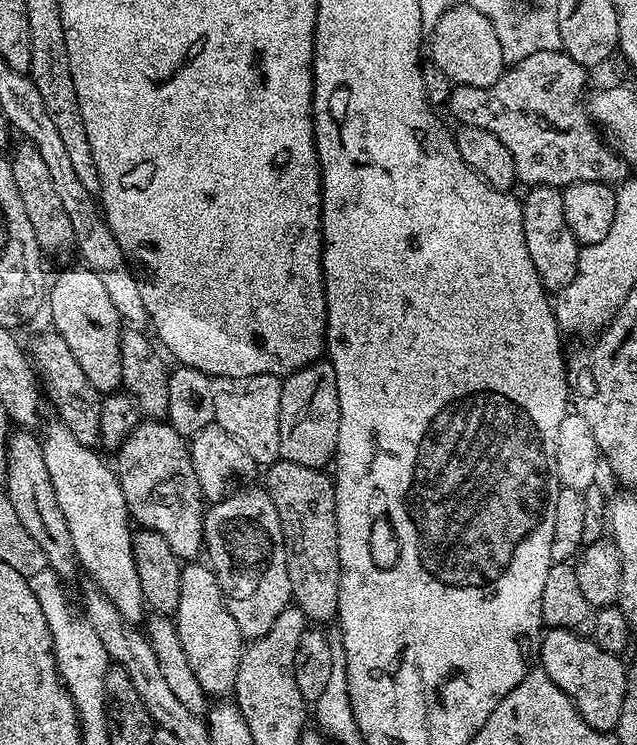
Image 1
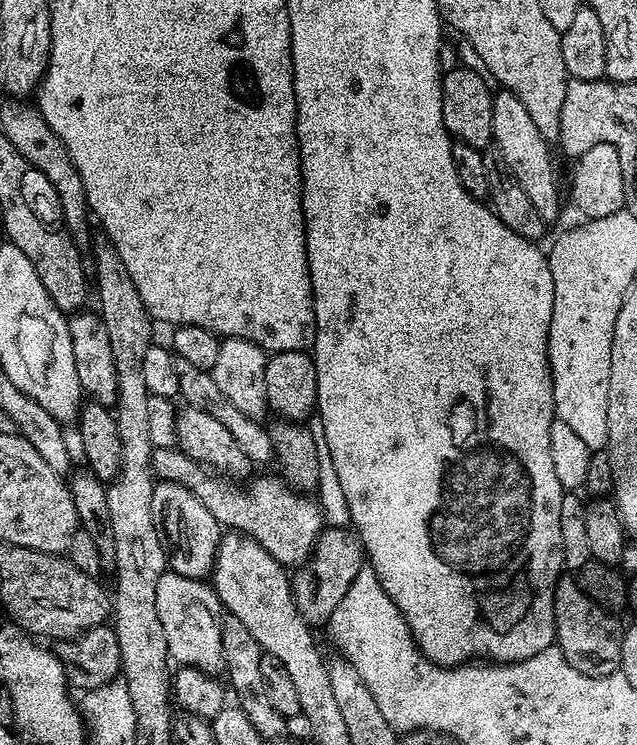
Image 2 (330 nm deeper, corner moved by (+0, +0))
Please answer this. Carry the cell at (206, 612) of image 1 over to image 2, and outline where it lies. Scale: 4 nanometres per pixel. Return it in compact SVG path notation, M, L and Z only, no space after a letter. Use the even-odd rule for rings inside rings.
M157 481L153 485L151 512L160 518L167 567L188 578L204 580L216 565L216 548L222 535L222 525L214 514L180 483L164 481Z

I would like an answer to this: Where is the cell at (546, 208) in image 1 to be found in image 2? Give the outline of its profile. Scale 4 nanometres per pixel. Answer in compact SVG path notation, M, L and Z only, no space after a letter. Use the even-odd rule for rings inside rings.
M500 90L495 93L492 102L492 139L510 174L514 174L522 190L526 190L526 198L530 198L534 210L538 210L545 225L552 226L560 216L560 192L556 189L556 168L552 165L552 154L548 150L550 141L538 134L538 126L534 126L530 110L522 106L513 92Z

